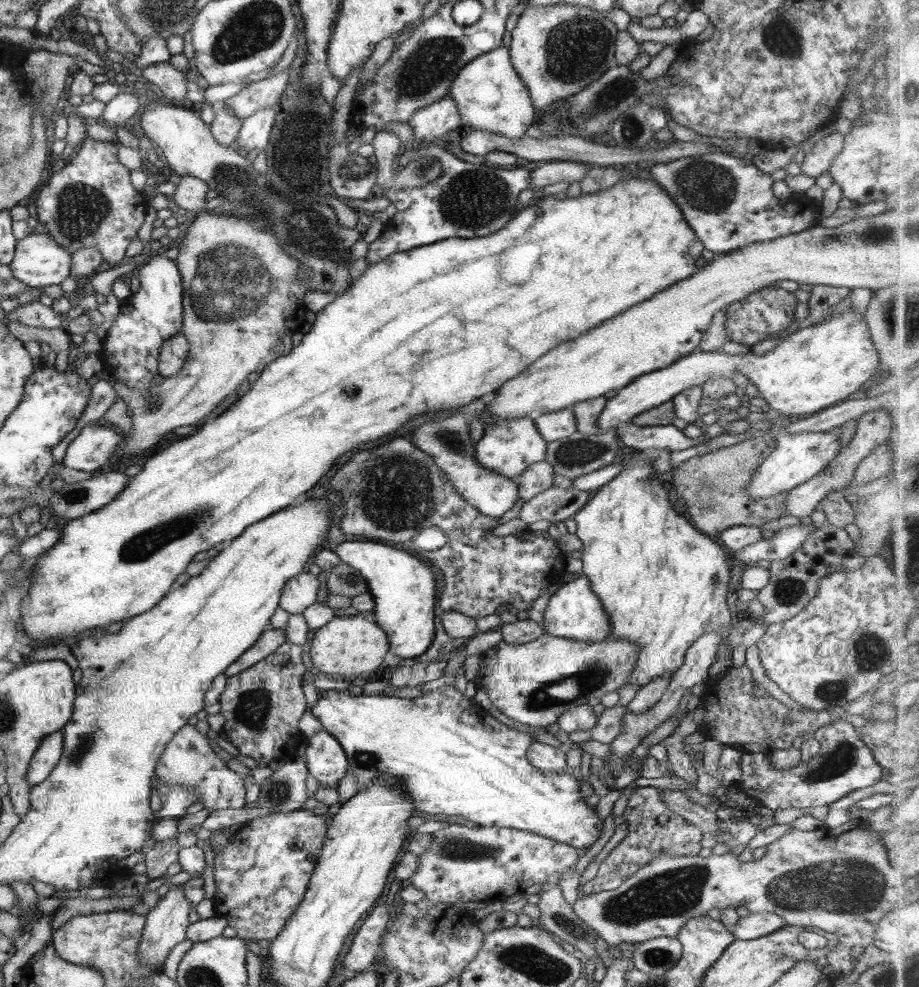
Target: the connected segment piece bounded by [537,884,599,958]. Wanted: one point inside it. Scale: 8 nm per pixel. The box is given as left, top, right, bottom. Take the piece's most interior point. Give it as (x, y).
(557, 916)

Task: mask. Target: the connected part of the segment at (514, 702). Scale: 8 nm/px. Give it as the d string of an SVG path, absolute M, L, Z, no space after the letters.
M546 632L536 640L521 645L500 641L480 655L475 684L483 688L492 706L502 714L506 714L508 718L528 724L532 728L548 729L550 724L557 723L561 713L588 703L590 698L599 698L608 692L617 691L627 684L629 676L637 665L637 650L639 650L638 645L633 645L624 639L608 637L600 642L589 643L557 637Z

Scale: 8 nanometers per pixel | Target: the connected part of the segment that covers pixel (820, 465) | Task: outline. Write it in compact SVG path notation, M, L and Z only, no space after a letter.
M775 426L772 431L776 448L756 467L752 480L747 486L749 497L768 498L791 491L824 471L840 451L840 429L796 434L785 431L782 426Z

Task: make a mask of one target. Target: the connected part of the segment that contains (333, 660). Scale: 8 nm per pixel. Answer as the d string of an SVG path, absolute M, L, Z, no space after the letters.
M358 615L334 616L326 625L312 631L307 644L313 665L337 680L353 681L360 674L377 674L389 651L386 631L374 620Z

